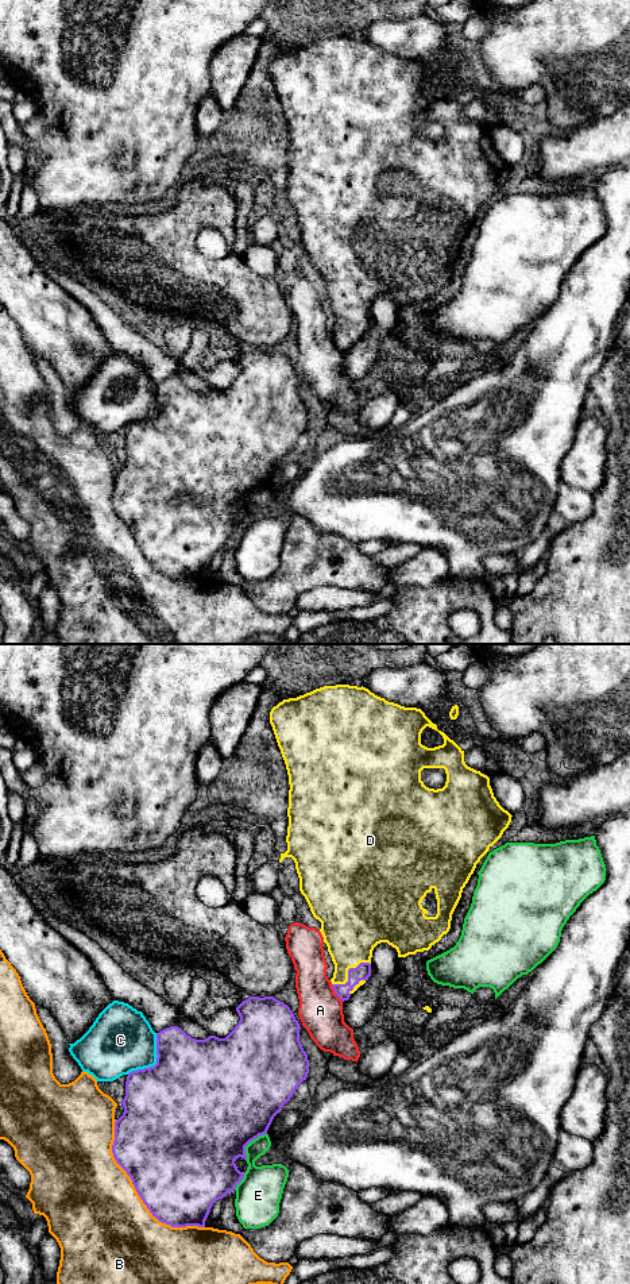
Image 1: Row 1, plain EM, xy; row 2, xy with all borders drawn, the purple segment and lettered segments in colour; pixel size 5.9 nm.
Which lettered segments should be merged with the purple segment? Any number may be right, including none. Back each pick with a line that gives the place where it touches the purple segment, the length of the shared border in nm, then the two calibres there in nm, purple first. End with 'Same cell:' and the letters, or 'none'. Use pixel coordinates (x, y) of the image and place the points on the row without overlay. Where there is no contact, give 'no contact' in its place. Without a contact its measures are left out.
D: meets purple in xy at (348, 324); contact 260 nm long; 100 nm thick on the purple side, 340 nm on the other
Same cell: D

